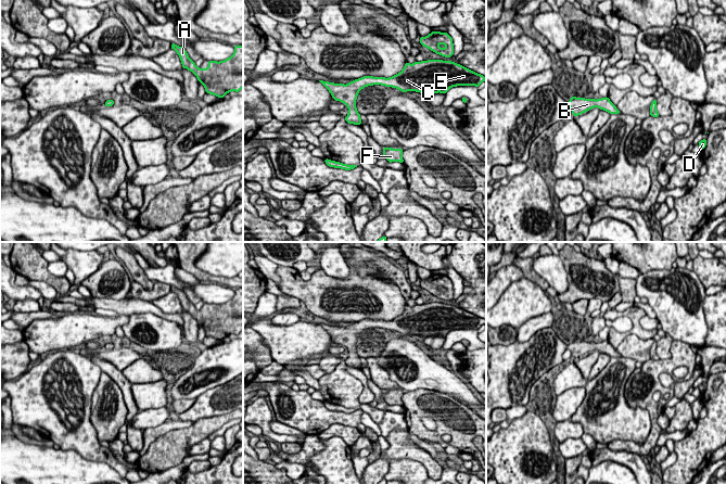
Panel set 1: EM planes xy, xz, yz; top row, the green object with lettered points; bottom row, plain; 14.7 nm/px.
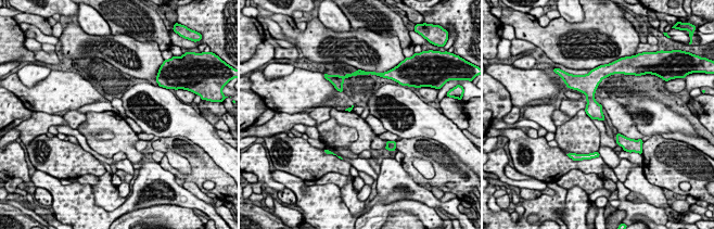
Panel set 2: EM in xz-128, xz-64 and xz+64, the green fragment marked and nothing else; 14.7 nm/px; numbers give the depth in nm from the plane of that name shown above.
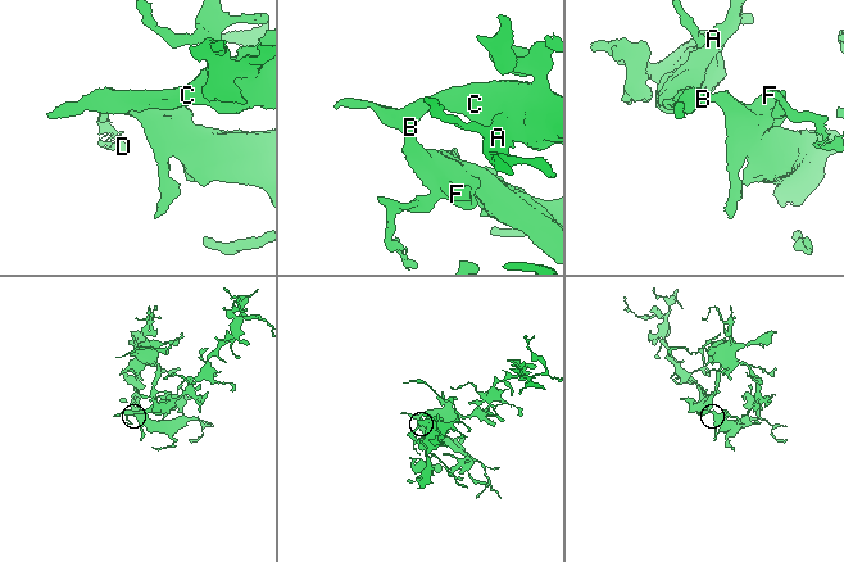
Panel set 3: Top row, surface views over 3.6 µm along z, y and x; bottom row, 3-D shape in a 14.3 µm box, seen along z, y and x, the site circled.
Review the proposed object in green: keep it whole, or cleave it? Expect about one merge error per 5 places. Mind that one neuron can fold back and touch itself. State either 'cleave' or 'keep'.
keep

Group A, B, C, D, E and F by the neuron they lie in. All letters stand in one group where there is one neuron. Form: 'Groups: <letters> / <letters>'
Groups: A B C D E F

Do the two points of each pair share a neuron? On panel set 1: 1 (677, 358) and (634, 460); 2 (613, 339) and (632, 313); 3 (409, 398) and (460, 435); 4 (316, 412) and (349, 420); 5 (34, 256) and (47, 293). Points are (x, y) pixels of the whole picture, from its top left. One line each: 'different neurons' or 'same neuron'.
1: different neurons
2: same neuron
3: same neuron
4: same neuron
5: different neurons

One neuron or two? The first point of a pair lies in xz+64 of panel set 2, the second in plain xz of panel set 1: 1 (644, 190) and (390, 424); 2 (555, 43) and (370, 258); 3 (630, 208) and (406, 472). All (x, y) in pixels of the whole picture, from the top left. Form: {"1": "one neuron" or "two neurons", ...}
{"1": "two neurons", "2": "two neurons", "3": "one neuron"}

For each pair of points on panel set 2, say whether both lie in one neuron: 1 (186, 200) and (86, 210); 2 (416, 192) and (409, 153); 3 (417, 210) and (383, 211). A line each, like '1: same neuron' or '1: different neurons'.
1: same neuron
2: different neurons
3: same neuron

